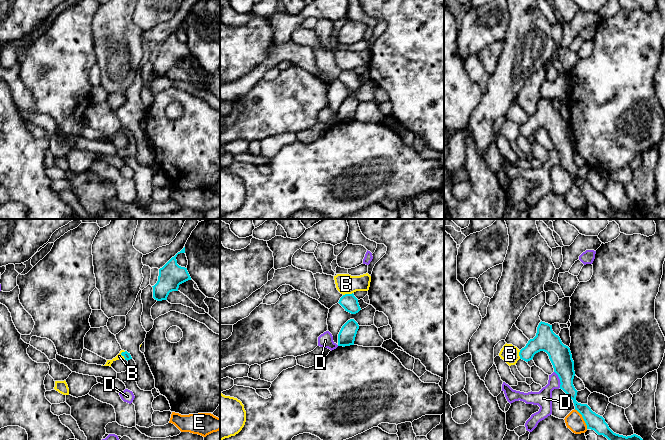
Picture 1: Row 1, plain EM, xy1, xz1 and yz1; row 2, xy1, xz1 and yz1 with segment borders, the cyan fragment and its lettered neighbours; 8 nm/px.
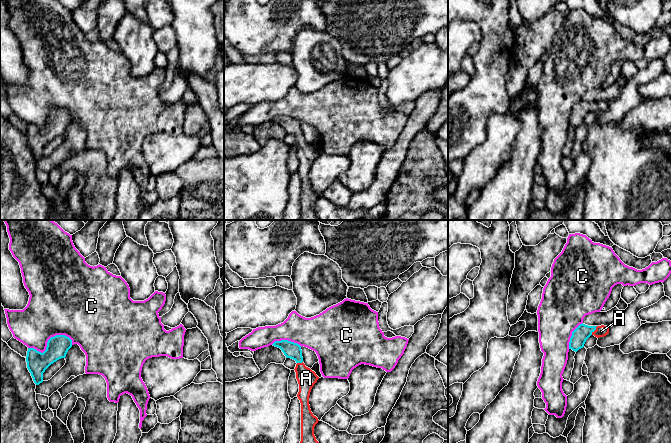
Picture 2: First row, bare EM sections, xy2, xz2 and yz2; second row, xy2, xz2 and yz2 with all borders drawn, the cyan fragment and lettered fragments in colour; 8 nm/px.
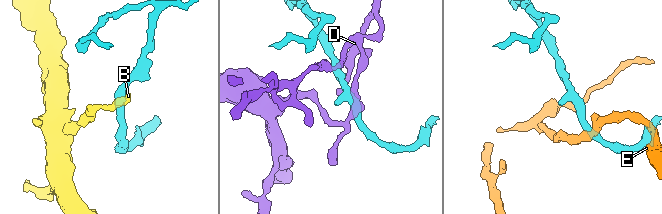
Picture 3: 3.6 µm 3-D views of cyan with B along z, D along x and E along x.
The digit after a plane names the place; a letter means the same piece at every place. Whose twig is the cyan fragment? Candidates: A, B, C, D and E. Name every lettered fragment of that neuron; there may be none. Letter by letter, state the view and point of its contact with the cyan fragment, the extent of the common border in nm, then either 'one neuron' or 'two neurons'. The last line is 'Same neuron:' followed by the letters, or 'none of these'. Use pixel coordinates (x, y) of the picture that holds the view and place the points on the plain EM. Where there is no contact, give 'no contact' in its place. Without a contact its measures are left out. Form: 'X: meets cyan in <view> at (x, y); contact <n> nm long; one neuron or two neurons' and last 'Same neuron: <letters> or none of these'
A: meets cyan in yz2 at (595, 105); contact 90 nm long; one neuron
B: meets cyan in xy1 at (122, 131); contact 70 nm long; two neurons
C: meets cyan in xy2 at (48, 117); contact 360 nm long; two neurons
D: meets cyan in yz1 at (559, 154); contact 140 nm long; two neurons
E: meets cyan in yz1 at (583, 194); contact 190 nm long; two neurons
Same neuron: A

